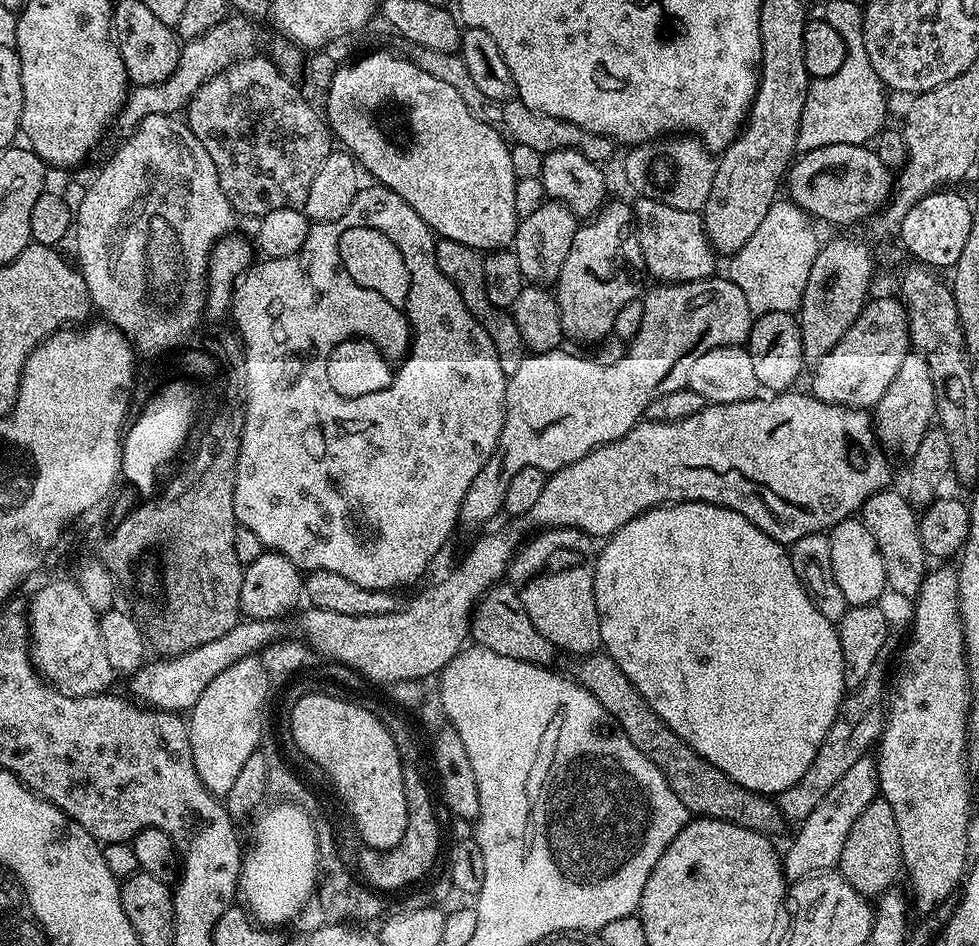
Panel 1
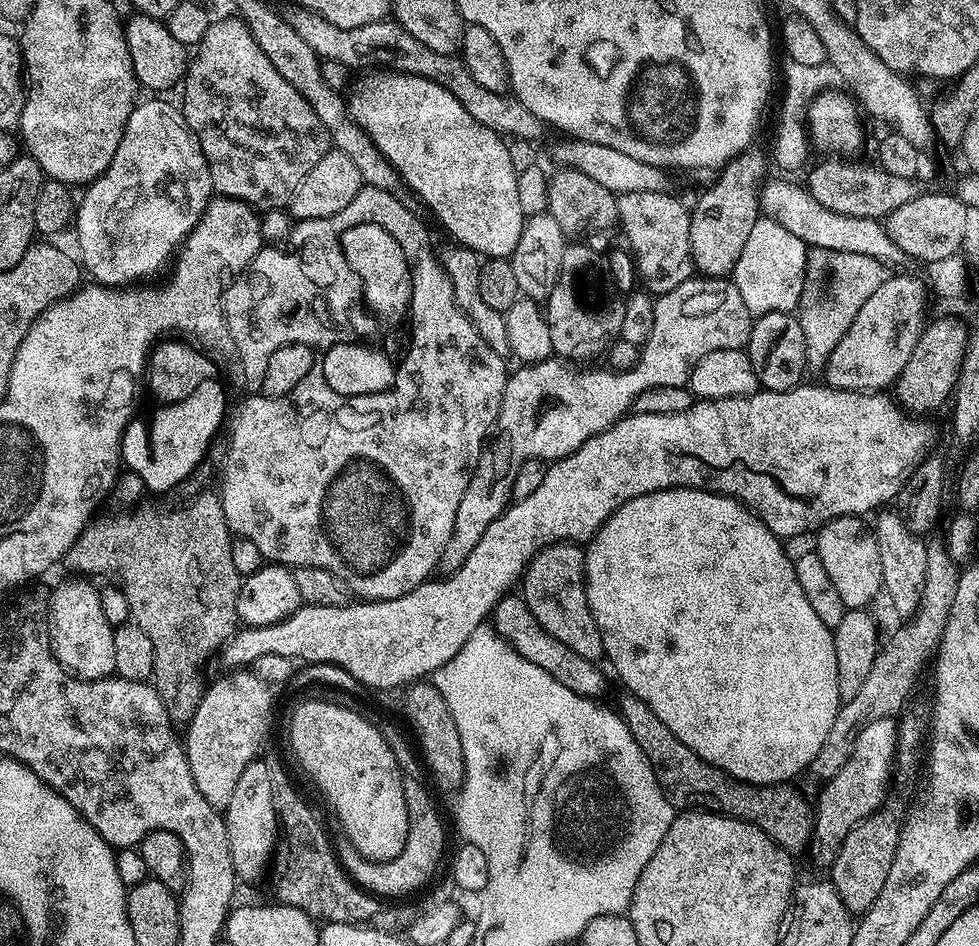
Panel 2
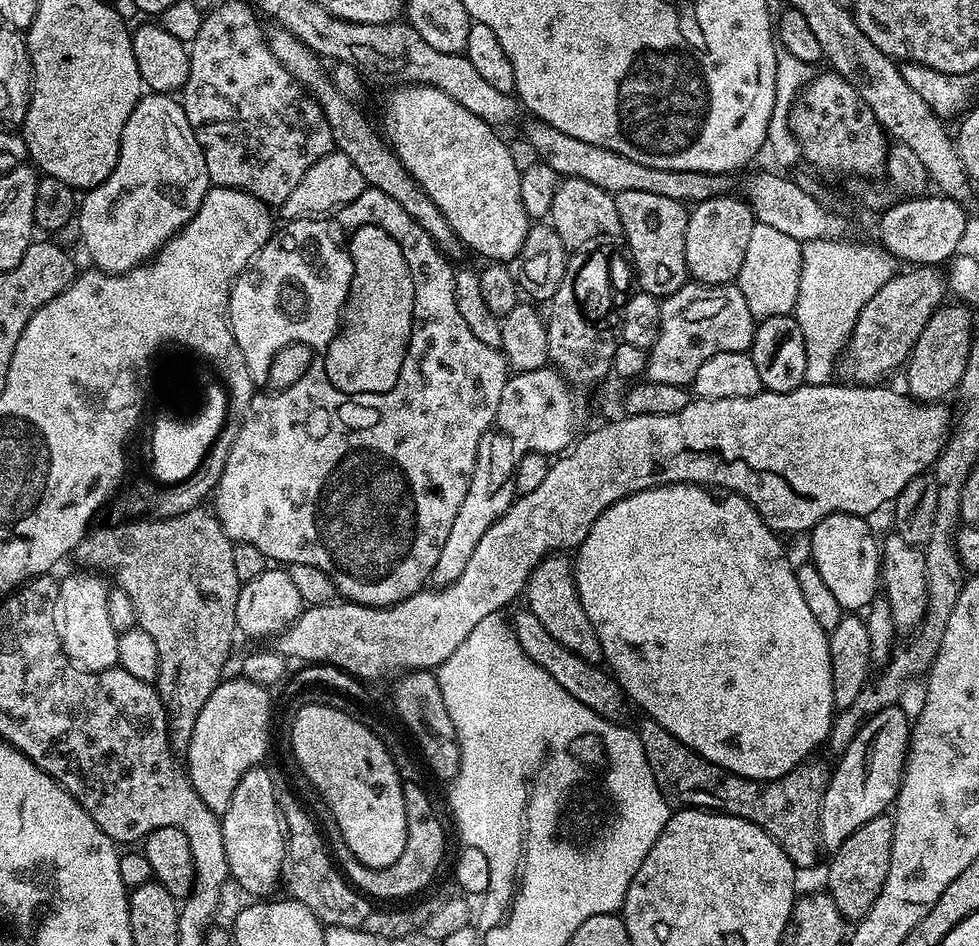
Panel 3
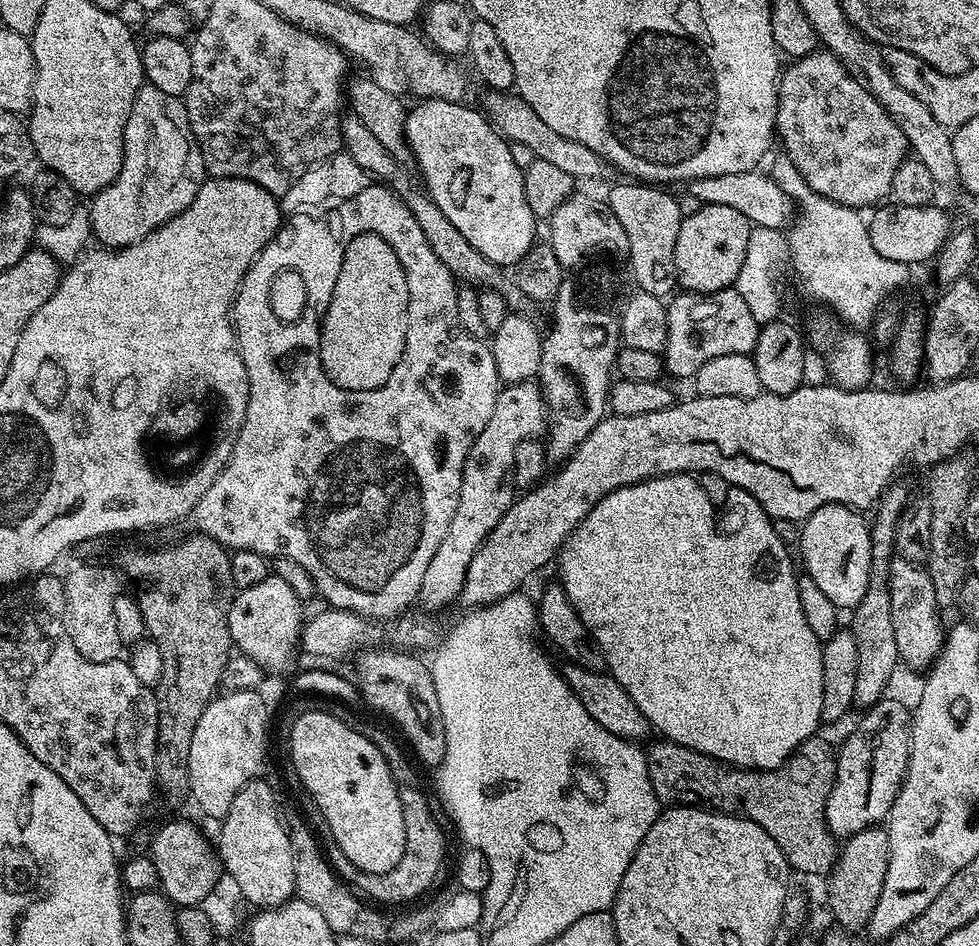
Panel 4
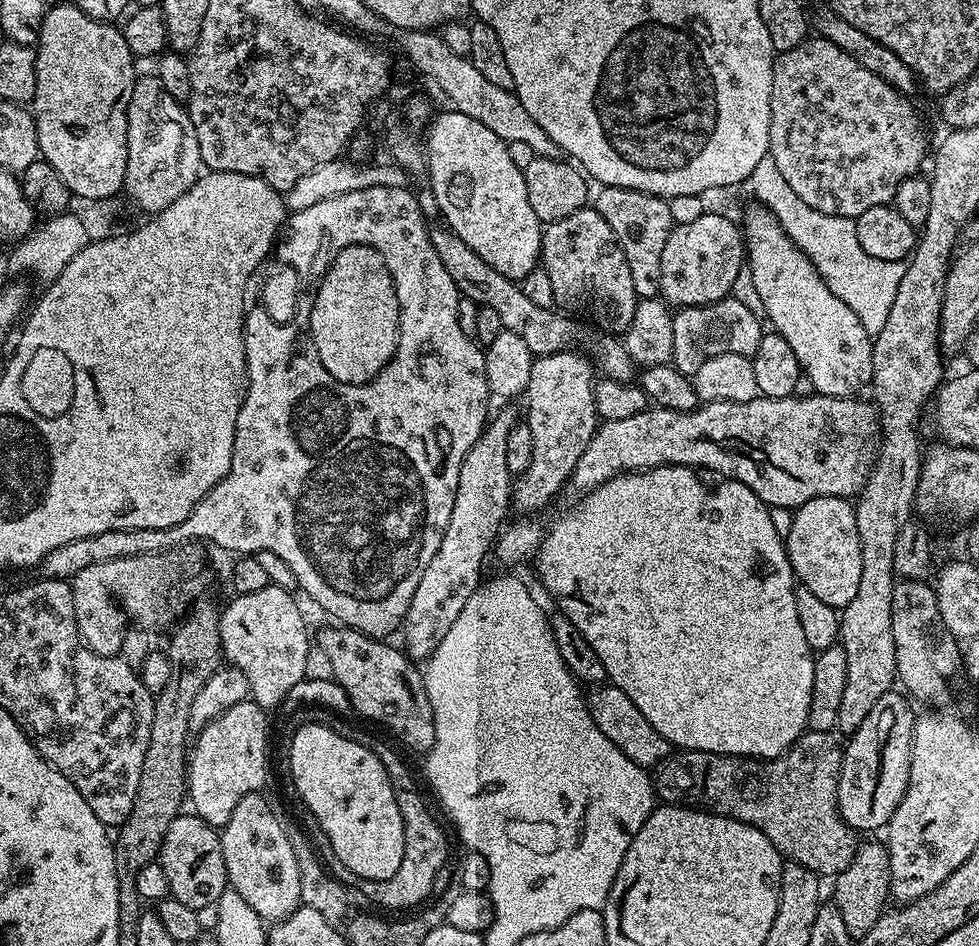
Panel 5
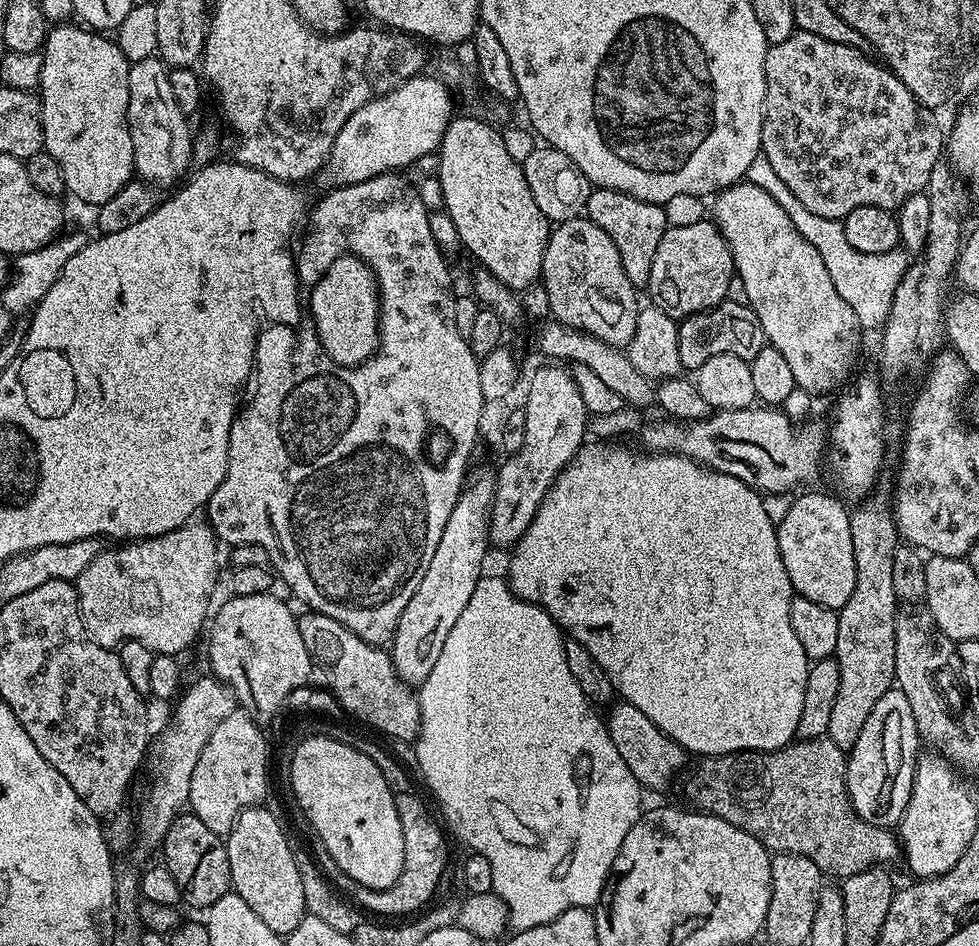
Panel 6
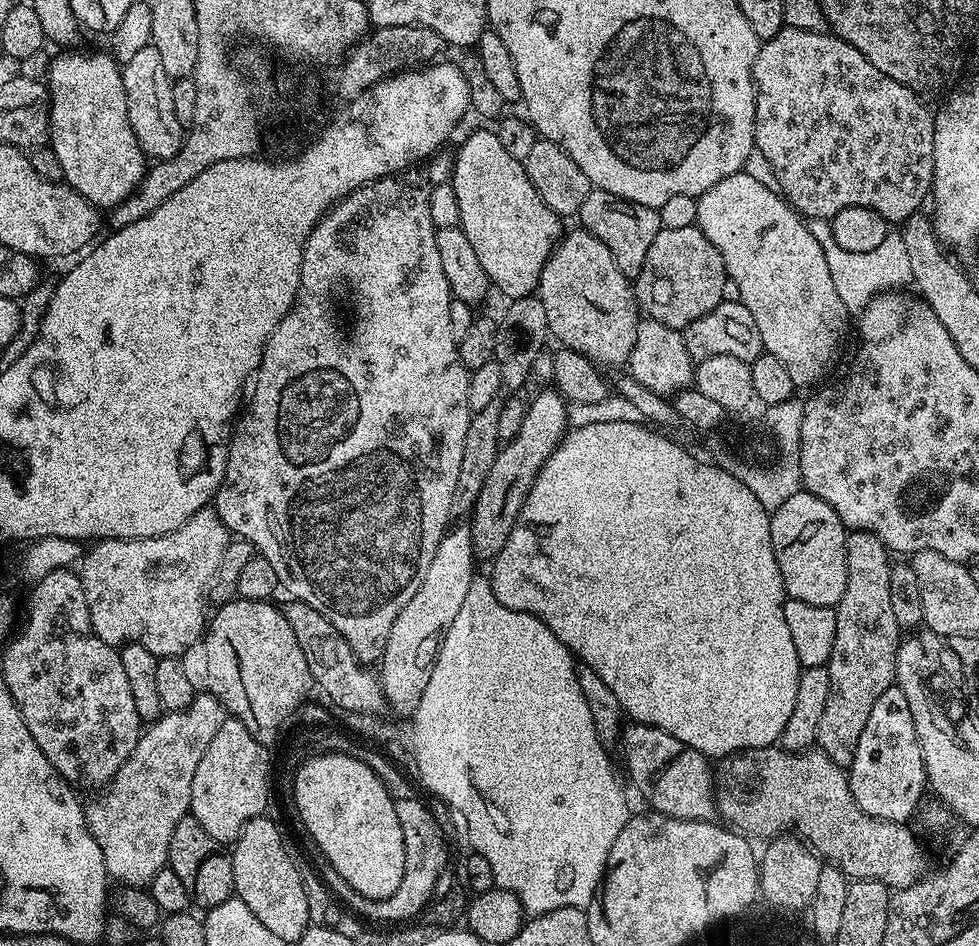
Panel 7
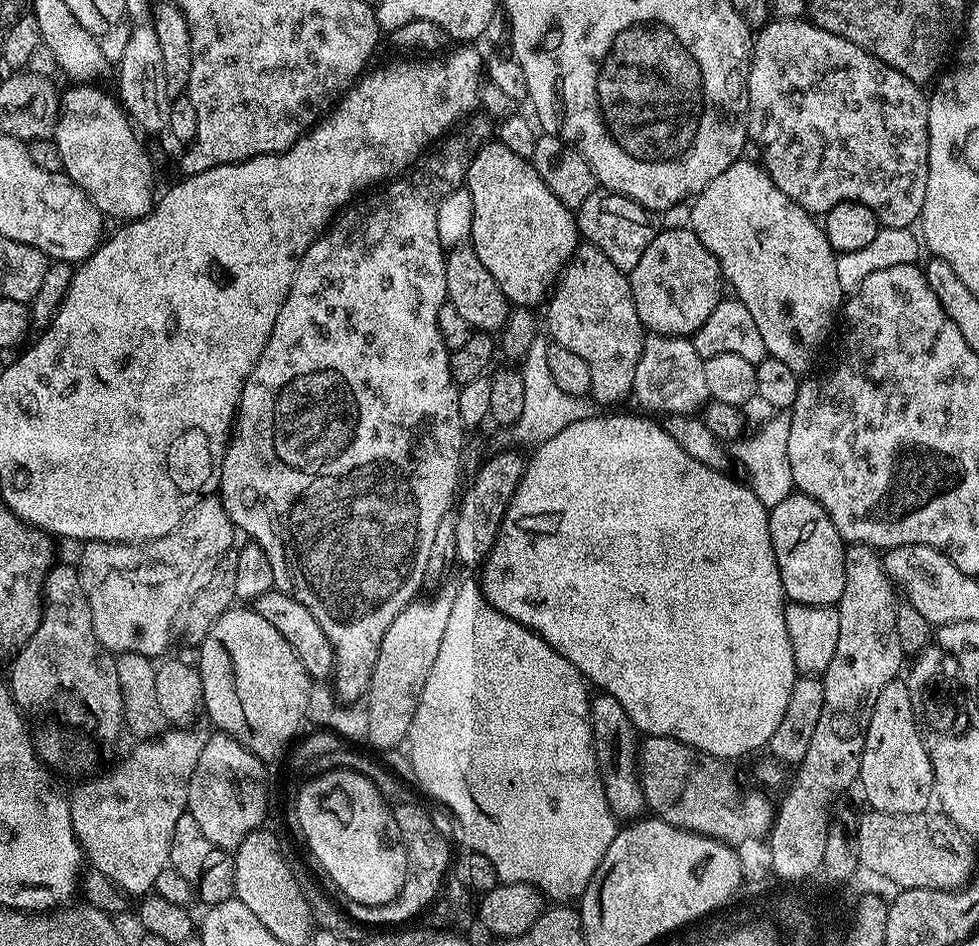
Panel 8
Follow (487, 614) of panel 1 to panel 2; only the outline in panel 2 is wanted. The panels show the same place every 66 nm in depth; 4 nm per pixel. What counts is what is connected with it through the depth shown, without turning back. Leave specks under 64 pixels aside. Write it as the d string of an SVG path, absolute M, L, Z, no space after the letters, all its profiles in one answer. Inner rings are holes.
M505 594L501 596L495 608L492 609L490 627L514 651L522 654L522 658L526 658L526 662L534 662L534 666L542 666L542 670L546 670L546 674L550 674L550 678L558 678L558 682L562 682L562 686L574 690L574 694L593 698L603 697L600 695L604 692L604 676L596 669L597 665L591 660L582 658L575 650L570 650L570 646L558 642L558 638L546 634L546 630L542 630L542 626L538 626L538 618L534 618L534 614L530 614L523 595Z

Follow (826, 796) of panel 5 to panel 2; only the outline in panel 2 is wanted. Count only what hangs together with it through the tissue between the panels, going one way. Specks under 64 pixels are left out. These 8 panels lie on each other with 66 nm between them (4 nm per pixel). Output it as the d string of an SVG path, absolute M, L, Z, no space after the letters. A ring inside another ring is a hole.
M621 691L620 701L614 704L615 711L626 722L634 742L642 746L642 754L650 762L654 774L660 783L660 789L668 795L672 807L677 810L707 810L717 812L719 816L729 816L735 820L745 820L748 824L758 826L780 848L787 848L796 854L799 848L807 849L812 837L812 817L810 804L802 800L792 786L774 784L747 784L744 780L734 778L723 772L718 766L698 758L690 746L678 742L662 722L630 691Z

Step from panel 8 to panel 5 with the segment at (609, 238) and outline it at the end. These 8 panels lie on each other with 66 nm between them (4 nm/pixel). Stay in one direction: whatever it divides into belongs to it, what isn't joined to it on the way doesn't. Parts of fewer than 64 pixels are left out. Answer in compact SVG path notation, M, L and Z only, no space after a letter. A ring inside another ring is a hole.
M605 188L595 193L594 207L610 222L610 230L618 238L630 265L630 278L634 278L637 297L652 298L659 293L662 278L662 250L666 250L666 238L670 238L674 227L672 208L667 199L629 188Z

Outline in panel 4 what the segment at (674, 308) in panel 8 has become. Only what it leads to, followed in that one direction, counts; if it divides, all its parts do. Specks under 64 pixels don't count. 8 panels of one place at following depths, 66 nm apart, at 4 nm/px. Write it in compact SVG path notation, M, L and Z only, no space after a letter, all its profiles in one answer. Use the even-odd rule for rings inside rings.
M701 204L692 212L683 217L678 230L678 242L674 242L674 270L676 271L677 285L686 292L717 292L723 288L735 285L742 264L746 259L747 246L750 243L752 223L731 206L714 206Z

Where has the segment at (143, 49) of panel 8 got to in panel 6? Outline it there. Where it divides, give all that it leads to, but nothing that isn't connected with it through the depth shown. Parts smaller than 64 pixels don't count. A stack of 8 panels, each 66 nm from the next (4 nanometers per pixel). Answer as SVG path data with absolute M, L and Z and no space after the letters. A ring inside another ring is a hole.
M159 58L143 60L131 65L128 70L128 125L130 138L134 142L135 175L152 186L172 183L175 185L192 164L194 132L193 129L188 129L189 117L176 108L168 74L169 69Z

